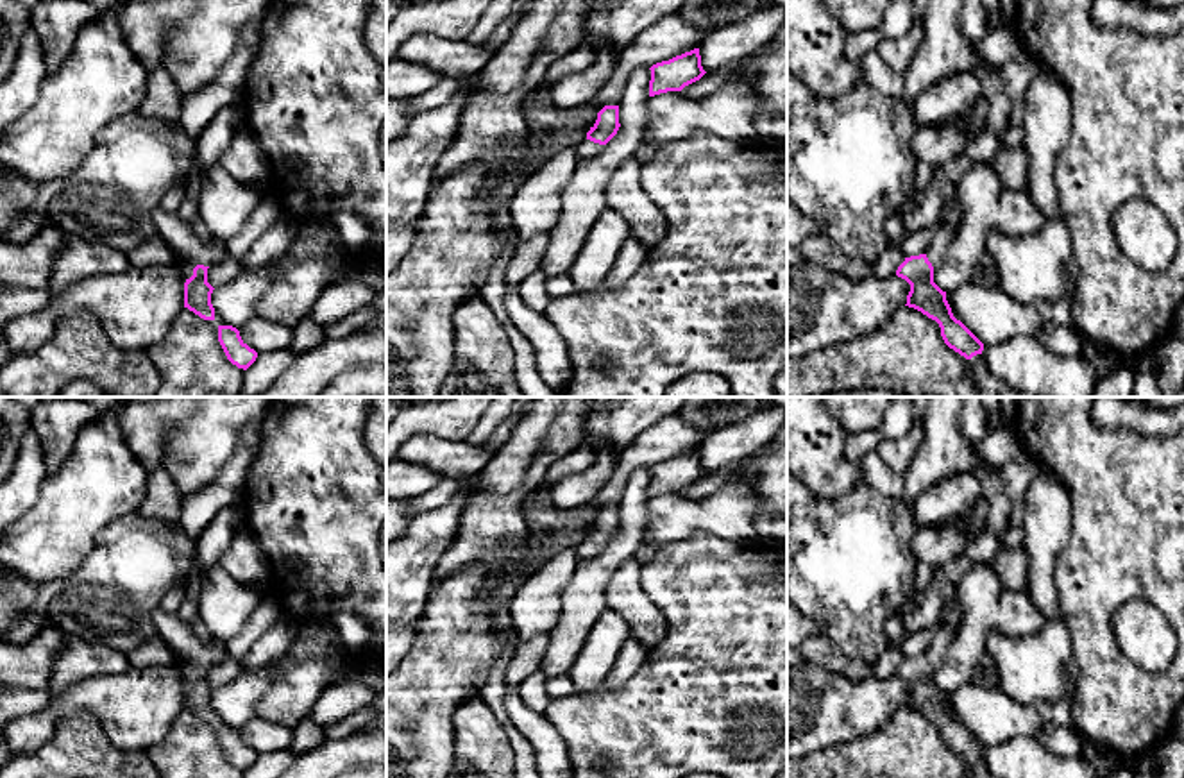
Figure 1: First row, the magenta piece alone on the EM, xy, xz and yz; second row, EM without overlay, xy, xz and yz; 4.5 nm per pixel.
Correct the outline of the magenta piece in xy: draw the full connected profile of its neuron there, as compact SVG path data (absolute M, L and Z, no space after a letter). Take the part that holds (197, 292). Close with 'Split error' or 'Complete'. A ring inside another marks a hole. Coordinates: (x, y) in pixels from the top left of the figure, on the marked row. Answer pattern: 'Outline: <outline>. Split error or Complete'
Outline: M156 209L152 215L154 233L165 240L175 256L175 266L182 272L184 308L204 320L215 320L211 304L213 286L207 283L211 263L227 256L225 241L215 234L200 238L195 225L184 222L177 213Z. Split error

